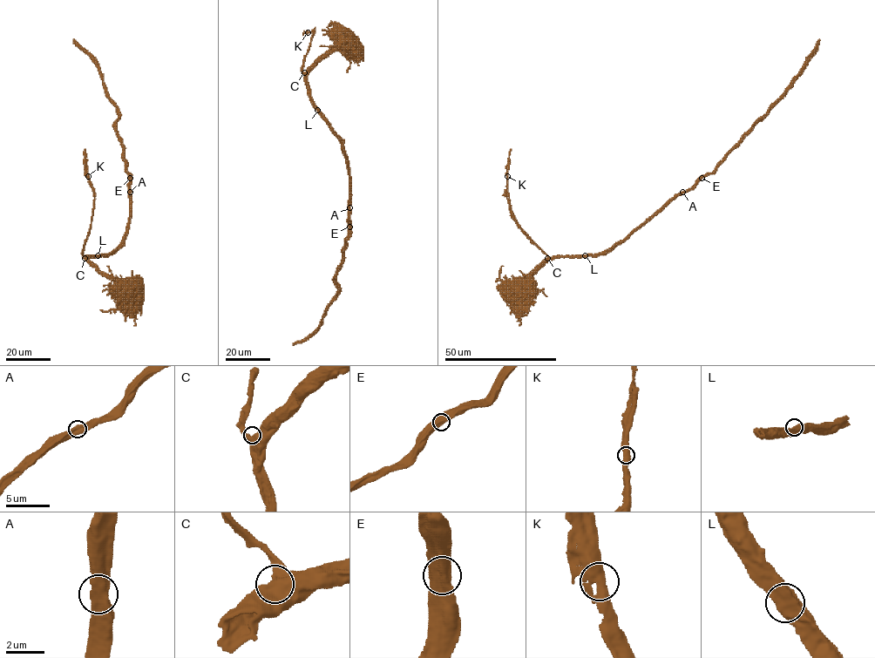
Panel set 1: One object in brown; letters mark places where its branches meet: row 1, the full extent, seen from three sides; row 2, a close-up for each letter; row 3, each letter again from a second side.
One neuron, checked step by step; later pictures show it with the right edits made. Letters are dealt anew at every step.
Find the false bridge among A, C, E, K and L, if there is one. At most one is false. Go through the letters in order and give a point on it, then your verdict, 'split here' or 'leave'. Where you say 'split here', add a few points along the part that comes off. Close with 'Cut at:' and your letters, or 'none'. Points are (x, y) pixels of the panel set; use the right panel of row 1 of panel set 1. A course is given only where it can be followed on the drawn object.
A: (682, 192) | leave
C: (547, 258) | leave
E: (702, 178) | leave
K: (507, 176) | leave
L: (585, 255) | leave
Cut at: none

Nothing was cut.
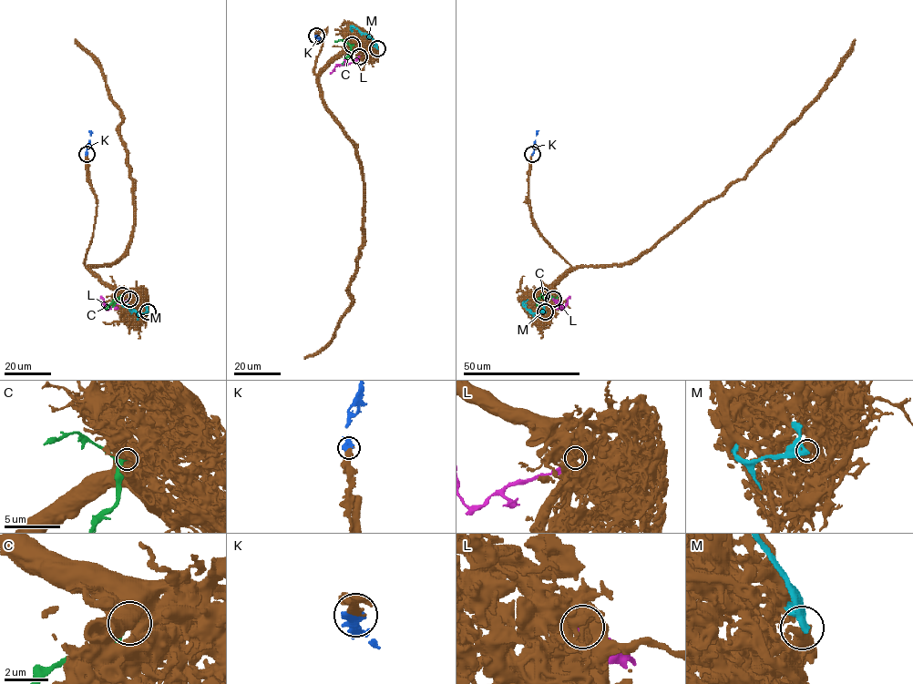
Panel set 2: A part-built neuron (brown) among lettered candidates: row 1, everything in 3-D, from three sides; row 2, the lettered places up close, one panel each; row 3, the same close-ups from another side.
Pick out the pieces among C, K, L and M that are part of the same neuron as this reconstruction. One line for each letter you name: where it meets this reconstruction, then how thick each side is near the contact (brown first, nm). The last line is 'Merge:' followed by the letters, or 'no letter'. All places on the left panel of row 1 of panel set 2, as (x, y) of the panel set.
K: (87, 154) | 320/360 nm
Merge: K

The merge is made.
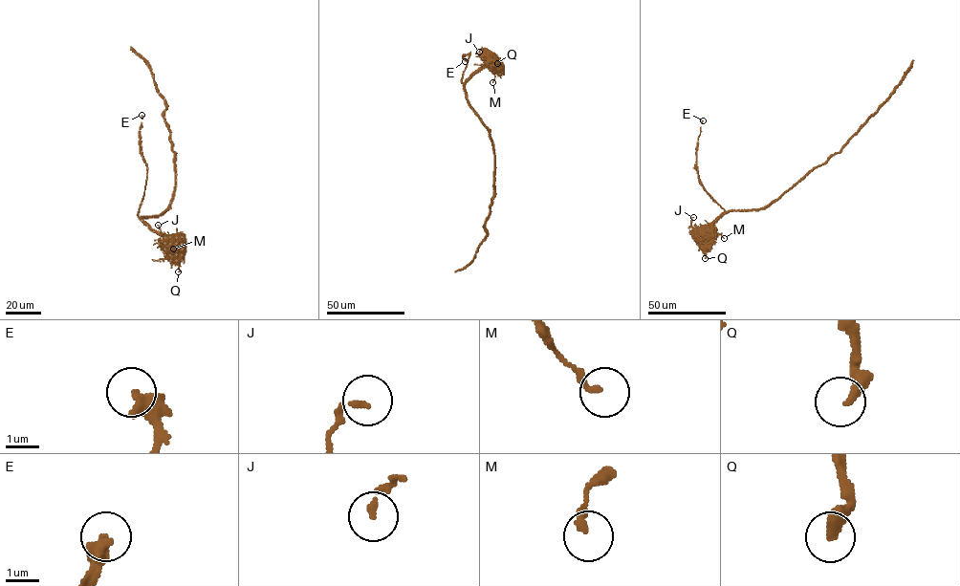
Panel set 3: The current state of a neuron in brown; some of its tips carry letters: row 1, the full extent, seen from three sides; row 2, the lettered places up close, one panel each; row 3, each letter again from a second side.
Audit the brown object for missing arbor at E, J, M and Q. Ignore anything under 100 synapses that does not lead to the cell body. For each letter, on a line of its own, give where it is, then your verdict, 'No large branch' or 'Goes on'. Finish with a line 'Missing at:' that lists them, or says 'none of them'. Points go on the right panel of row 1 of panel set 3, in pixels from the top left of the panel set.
E: Place: (703, 120). No large branch
J: Place: (693, 217). No large branch
M: Place: (724, 238). No large branch
Q: Place: (705, 258). No large branch
Missing at: none of them

